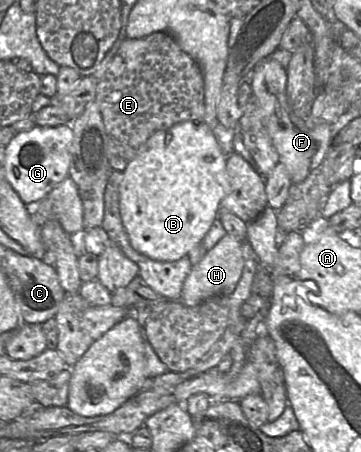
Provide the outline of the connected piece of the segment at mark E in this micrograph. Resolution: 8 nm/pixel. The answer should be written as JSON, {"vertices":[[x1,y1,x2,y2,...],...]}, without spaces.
{"vertices":[[155,32,144,38,126,38,98,83,96,103,108,136,110,166,113,170,123,172,139,148,157,131,169,129,184,121,204,122,204,79,197,62,181,49,170,34]]}

